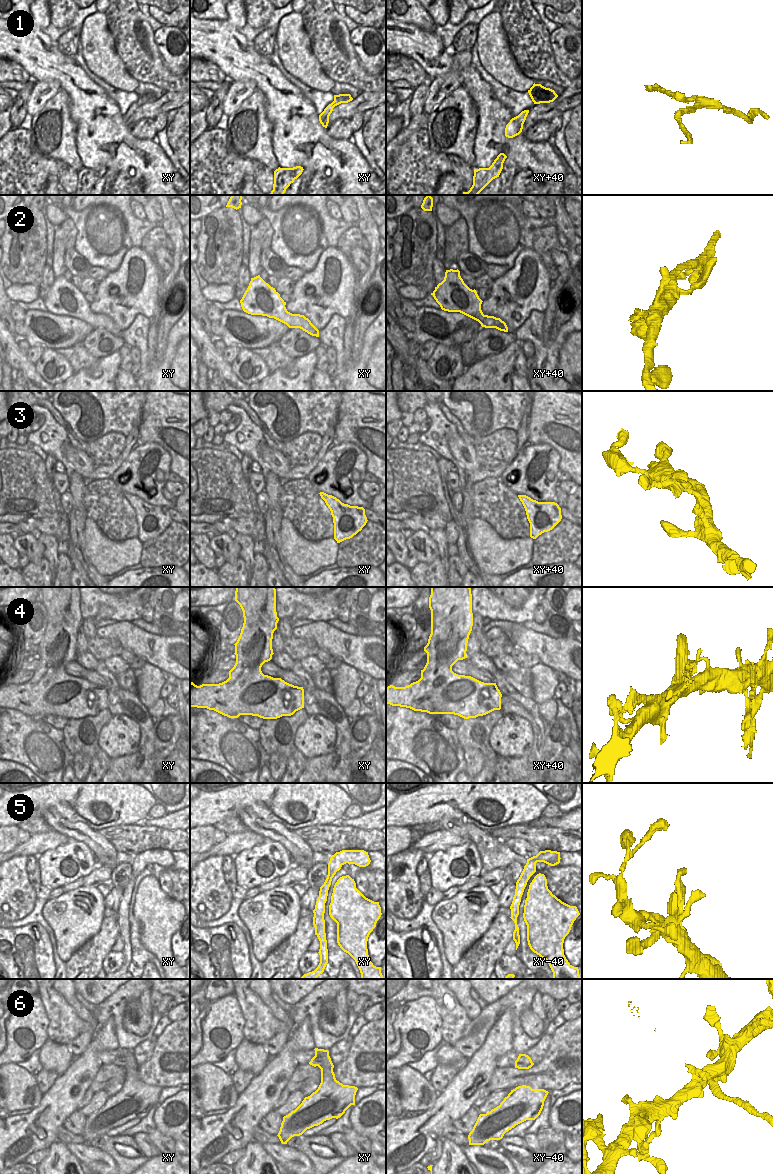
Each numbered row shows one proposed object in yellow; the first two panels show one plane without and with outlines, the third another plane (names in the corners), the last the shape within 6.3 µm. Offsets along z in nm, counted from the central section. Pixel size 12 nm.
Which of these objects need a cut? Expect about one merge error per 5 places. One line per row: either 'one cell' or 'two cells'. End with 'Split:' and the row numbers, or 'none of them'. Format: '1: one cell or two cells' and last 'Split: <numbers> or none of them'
1: two cells
2: one cell
3: one cell
4: one cell
5: one cell
6: two cells
Split: 1, 6

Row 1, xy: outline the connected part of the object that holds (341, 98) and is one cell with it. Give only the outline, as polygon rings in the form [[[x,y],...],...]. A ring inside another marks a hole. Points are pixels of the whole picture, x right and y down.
[[[339,94],[339,95],[334,95],[334,101],[331,104],[337,106],[341,103],[348,103],[352,100],[353,98],[351,97],[350,94]]]

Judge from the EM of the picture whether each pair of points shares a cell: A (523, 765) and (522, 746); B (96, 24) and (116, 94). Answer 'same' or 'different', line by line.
A: different
B: different

